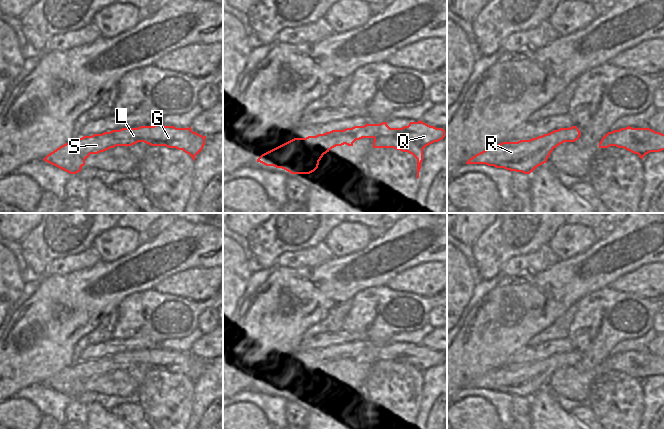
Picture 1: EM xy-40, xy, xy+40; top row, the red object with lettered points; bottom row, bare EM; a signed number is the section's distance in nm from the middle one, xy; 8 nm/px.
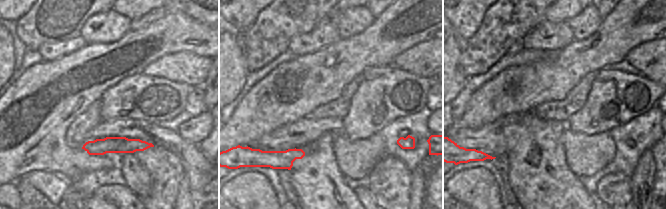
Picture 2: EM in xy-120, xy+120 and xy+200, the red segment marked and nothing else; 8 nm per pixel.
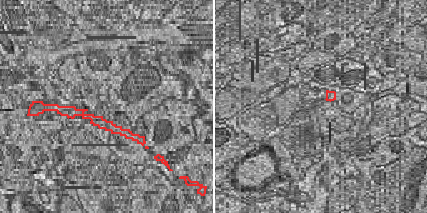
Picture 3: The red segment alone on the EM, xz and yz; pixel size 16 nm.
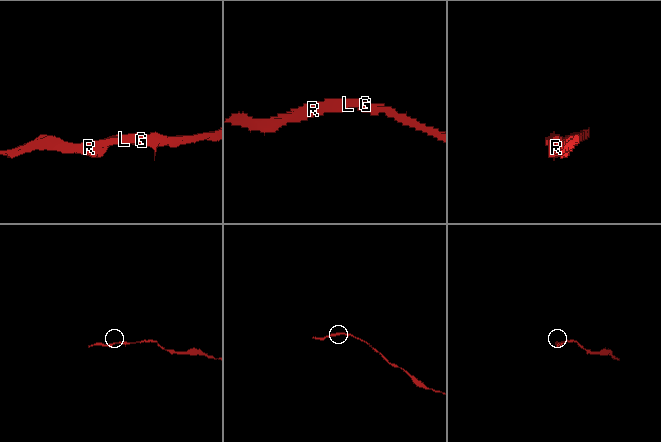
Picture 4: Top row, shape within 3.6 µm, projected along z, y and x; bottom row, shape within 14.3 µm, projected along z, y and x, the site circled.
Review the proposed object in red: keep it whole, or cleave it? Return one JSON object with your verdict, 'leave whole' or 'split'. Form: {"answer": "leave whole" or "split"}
{"answer": "leave whole"}

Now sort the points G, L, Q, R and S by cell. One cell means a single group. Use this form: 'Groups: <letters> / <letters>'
Groups: G L Q R S.

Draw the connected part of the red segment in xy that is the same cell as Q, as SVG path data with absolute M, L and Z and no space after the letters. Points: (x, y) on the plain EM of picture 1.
M421 344L402 352L390 352L387 346L332 354L316 360L294 362L264 378L257 386L282 392L291 398L310 398L319 389L324 378L336 370L353 370L356 364L373 362L373 372L394 372L408 376L417 383L417 403L423 385L423 373L442 364L445 354L430 350Z

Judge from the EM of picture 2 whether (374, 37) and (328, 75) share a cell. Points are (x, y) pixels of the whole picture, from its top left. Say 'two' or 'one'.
one

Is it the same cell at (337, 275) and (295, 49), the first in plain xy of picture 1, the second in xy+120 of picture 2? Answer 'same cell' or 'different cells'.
different cells

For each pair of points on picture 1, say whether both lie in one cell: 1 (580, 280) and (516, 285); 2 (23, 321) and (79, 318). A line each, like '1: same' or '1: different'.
1: same
2: same

